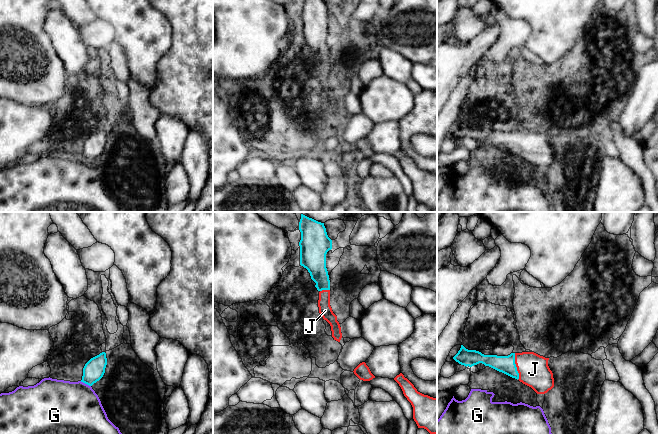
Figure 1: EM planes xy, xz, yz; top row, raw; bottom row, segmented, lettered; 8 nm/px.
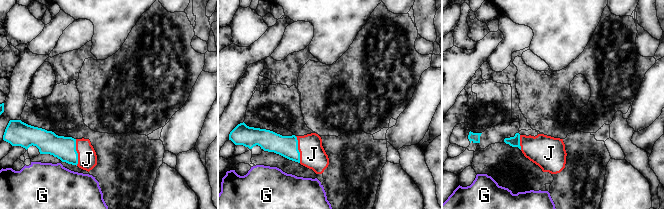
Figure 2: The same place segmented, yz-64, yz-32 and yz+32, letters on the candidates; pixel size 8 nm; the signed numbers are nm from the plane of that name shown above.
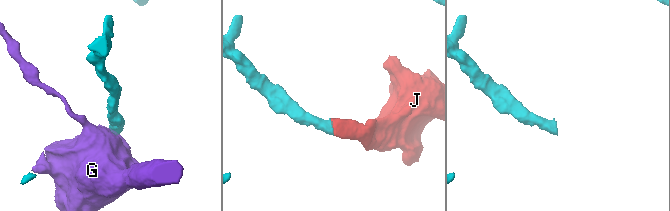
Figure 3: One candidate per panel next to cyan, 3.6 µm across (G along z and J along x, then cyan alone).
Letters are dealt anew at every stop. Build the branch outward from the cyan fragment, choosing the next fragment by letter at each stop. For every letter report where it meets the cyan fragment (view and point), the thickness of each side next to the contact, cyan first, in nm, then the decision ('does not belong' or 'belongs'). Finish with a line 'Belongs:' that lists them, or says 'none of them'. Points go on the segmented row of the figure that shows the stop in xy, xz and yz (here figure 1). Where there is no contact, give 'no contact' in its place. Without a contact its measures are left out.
G: contact xy (85, 383); calibres 170 and 420 nm; does not belong
J: contact yz (515, 366); calibres 140 and 240 nm; belongs
Belongs: J

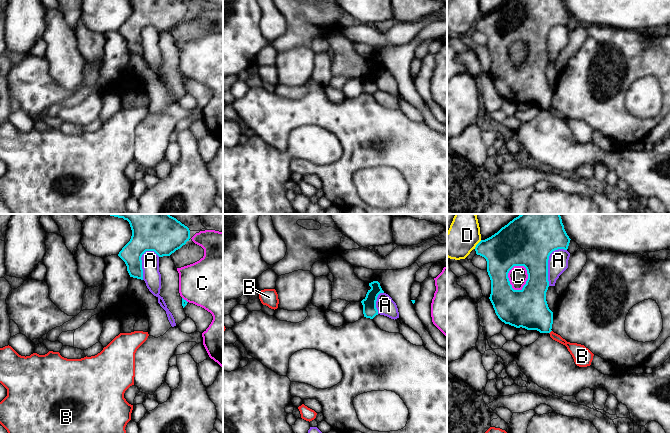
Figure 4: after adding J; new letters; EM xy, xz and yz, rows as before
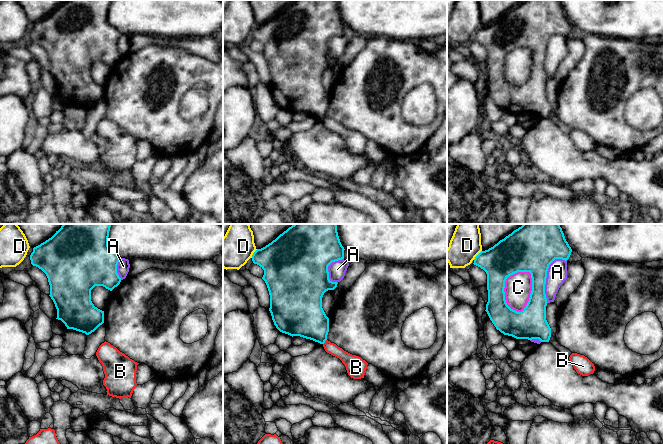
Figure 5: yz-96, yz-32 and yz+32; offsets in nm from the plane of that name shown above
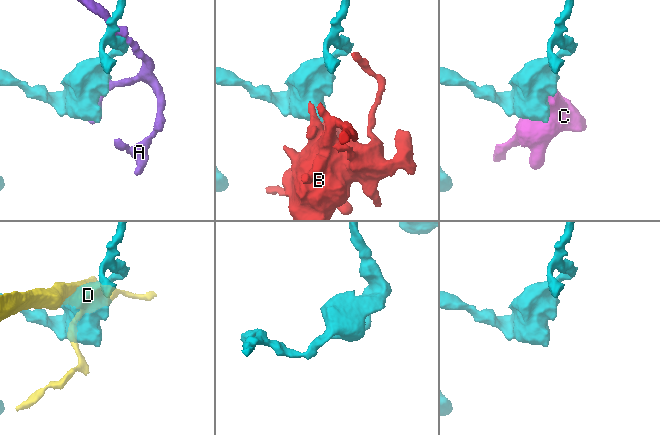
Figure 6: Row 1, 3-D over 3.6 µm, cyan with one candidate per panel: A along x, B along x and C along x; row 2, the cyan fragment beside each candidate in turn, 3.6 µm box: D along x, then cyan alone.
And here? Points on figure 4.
A: contact yz (547, 262); calibres 420 and 160 nm; does not belong
B: contact yz (550, 331); calibres 300 and 100 nm; does not belong
C: contact yz (527, 280); calibres 320 and 150 nm; does not belong
D: contact yz (477, 244); calibres 300 and 260 nm; does not belong
Belongs: none of them

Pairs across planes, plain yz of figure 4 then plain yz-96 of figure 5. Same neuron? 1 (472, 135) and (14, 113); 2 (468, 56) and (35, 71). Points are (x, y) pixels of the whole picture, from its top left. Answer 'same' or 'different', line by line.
1: different
2: same

